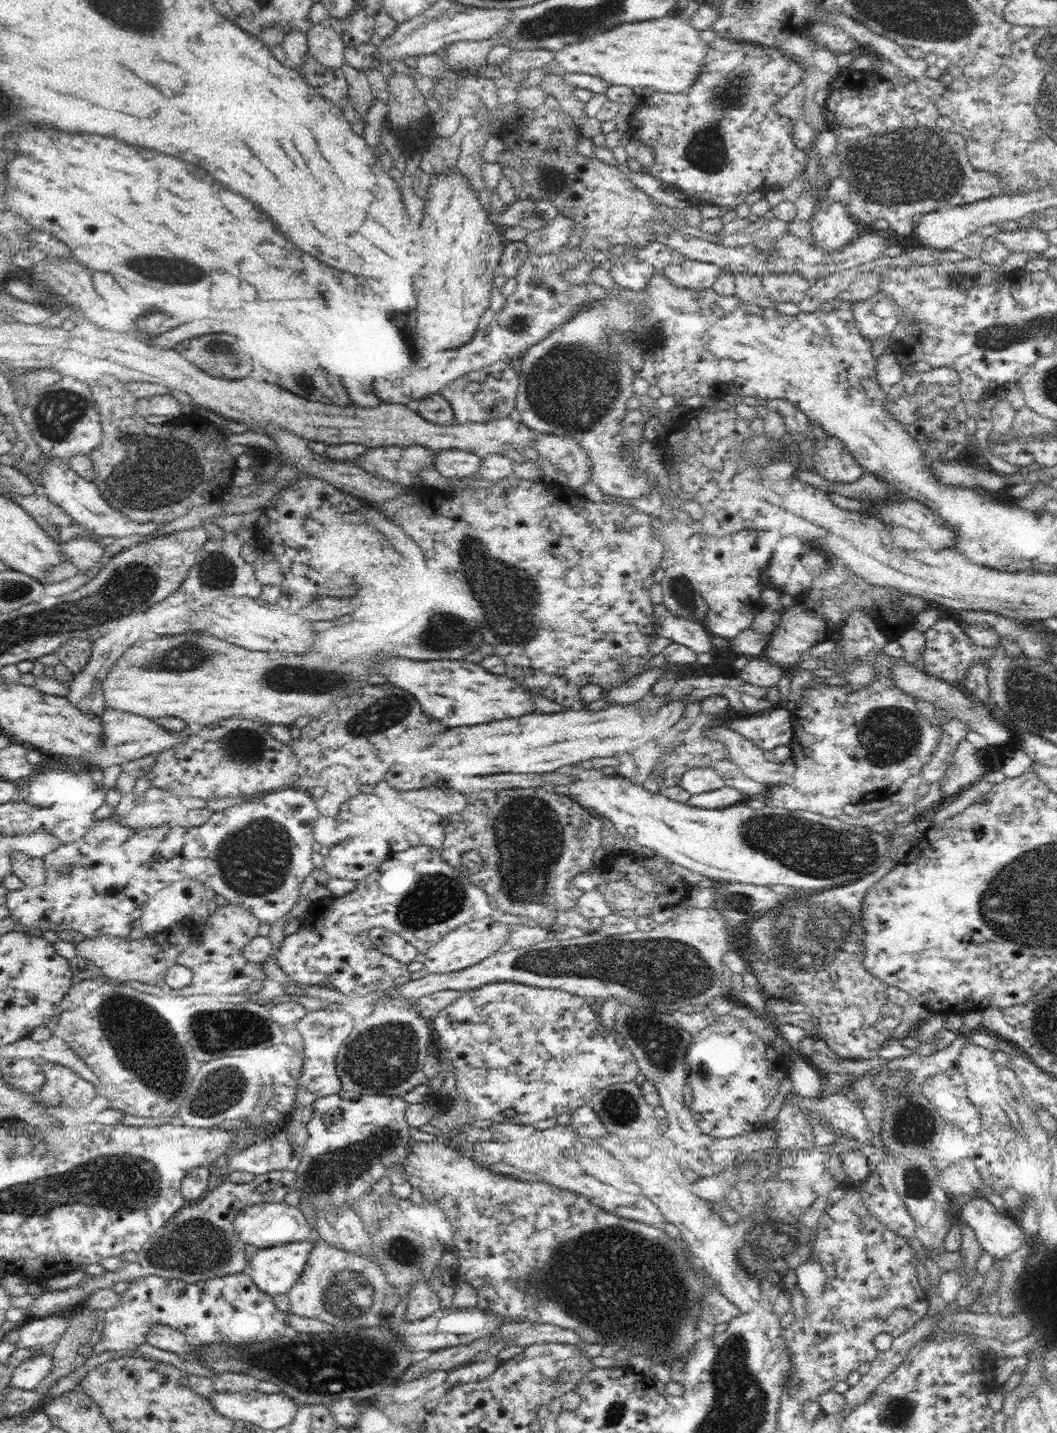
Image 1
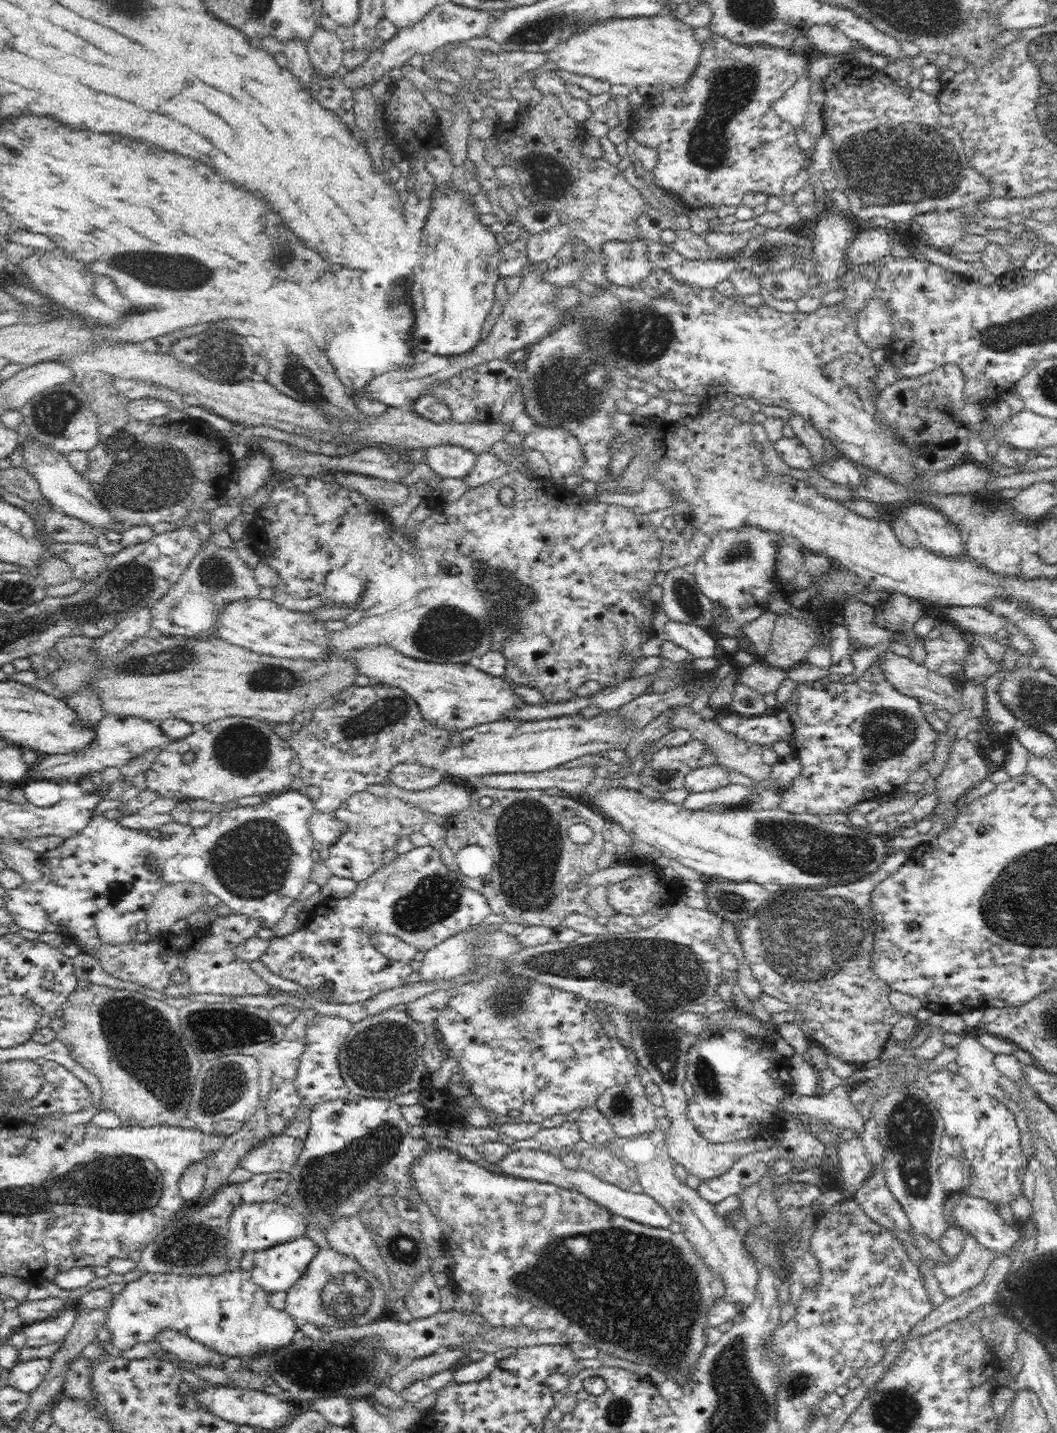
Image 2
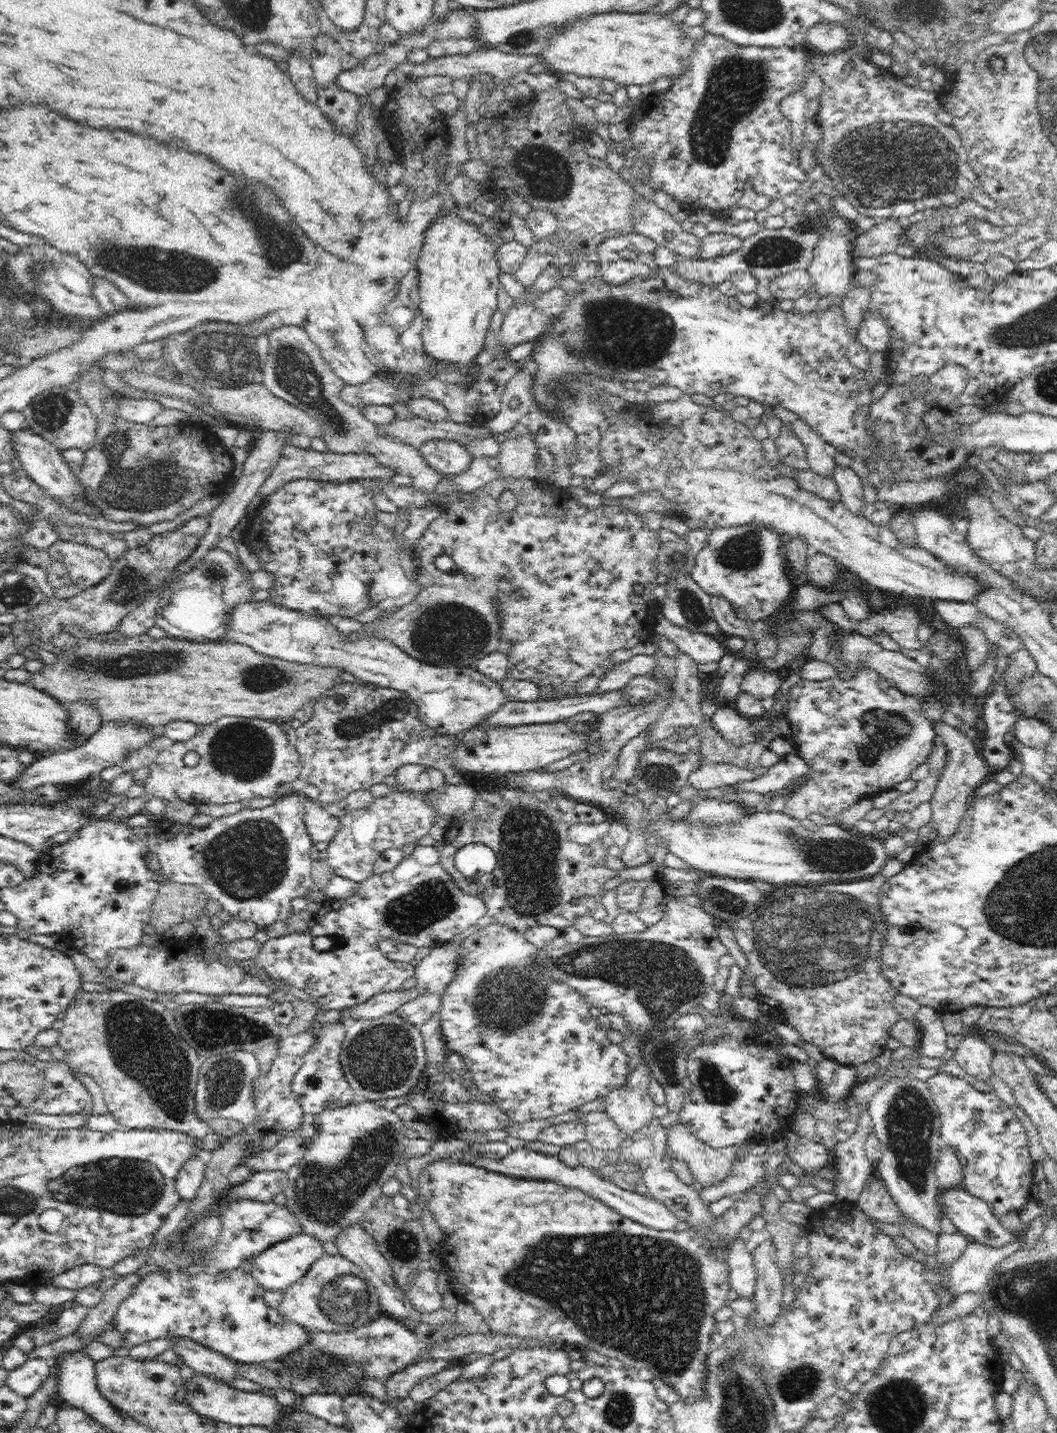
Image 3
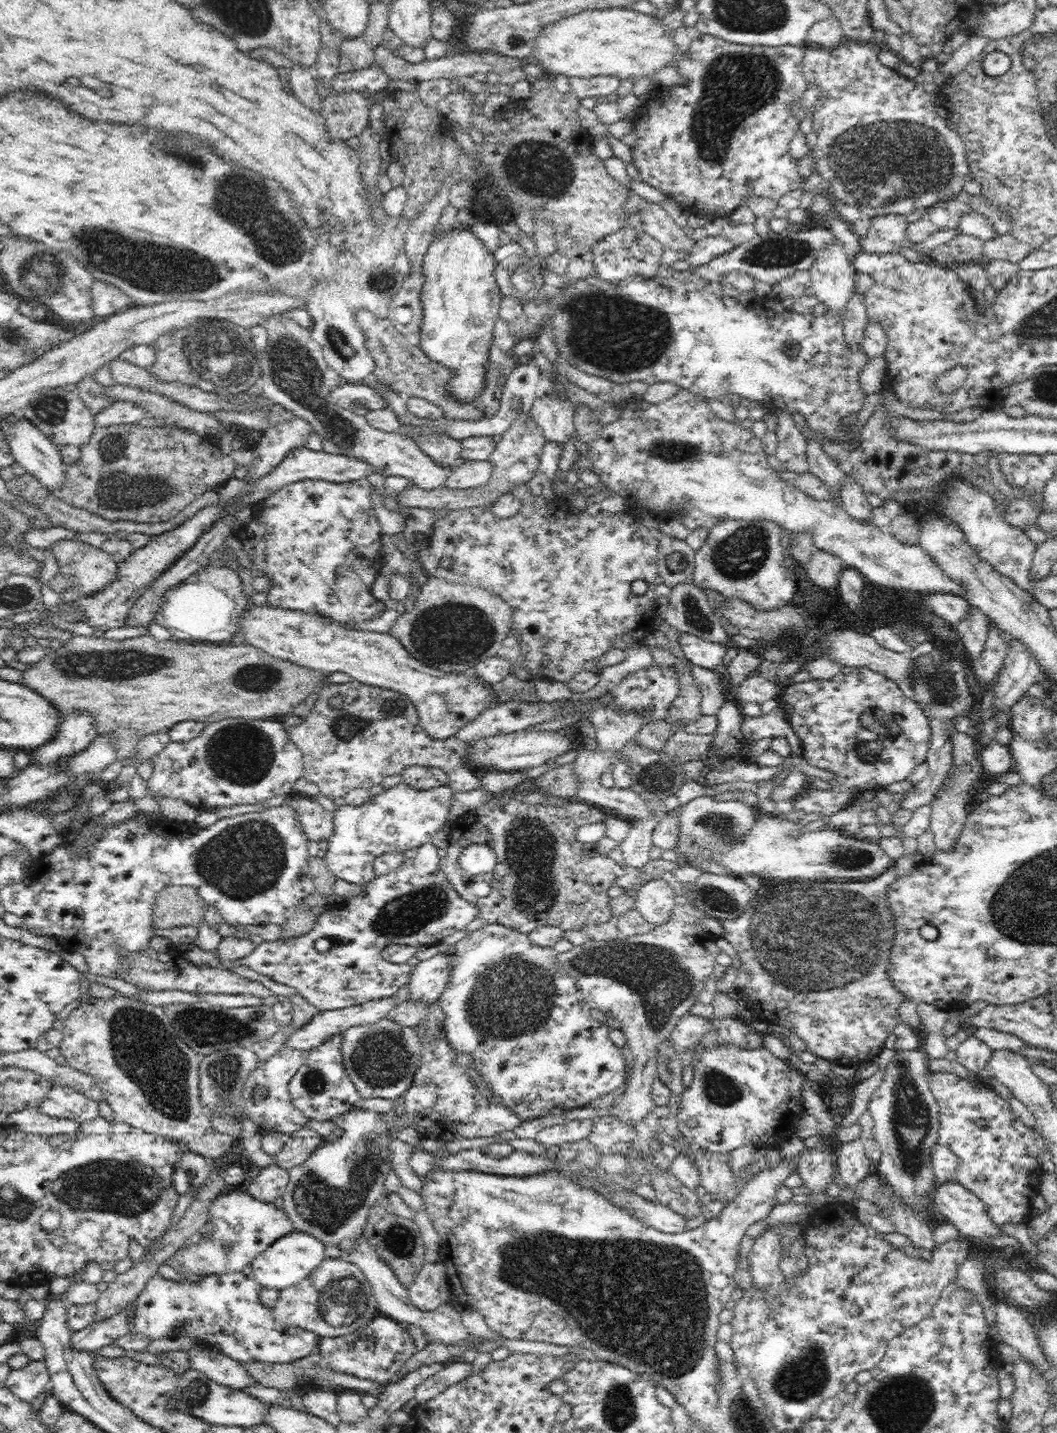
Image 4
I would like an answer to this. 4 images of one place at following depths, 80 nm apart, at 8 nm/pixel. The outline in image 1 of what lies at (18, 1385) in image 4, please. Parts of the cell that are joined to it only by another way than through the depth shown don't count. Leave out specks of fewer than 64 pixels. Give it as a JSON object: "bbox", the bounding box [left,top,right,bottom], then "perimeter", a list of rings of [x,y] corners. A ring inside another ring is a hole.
{"bbox":[4,1353,51,1390],"perimeter":[[[49,1353],[38,1354],[22,1362],[13,1372],[4,1378],[7,1386],[20,1390],[35,1390],[36,1386],[51,1372]]]}

